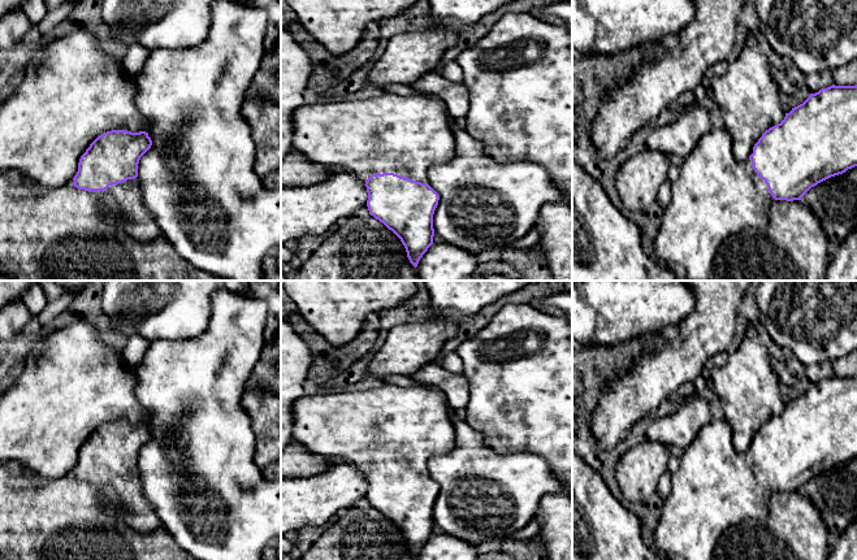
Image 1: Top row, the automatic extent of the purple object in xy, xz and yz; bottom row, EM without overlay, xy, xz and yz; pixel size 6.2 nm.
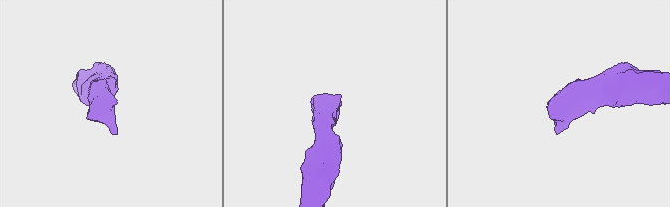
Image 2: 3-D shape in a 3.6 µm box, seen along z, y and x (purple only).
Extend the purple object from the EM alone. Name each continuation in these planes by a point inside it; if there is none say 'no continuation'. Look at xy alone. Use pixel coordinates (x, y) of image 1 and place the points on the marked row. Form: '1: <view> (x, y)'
1: xy (121, 204)

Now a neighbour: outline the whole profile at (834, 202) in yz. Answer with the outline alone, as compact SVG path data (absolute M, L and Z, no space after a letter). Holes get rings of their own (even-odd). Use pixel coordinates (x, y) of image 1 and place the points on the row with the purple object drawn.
M857 166L811 187L802 197L817 218L830 244L830 253L857 227Z

